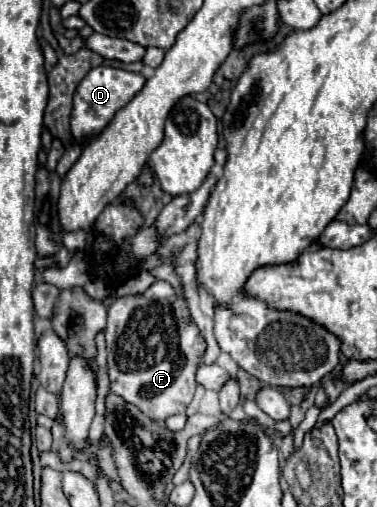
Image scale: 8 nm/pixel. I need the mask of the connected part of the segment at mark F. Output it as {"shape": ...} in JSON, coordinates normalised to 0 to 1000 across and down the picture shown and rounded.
{"shape":[[[416,552],[379,580],[310,588],[284,611],[279,667],[289,690],[284,718],[300,777],[321,781],[332,793],[347,793],[416,832],[438,832],[459,817],[491,817],[517,777],[517,734],[544,698],[544,671],[533,667],[533,655],[507,627],[496,596],[448,556]]]}

